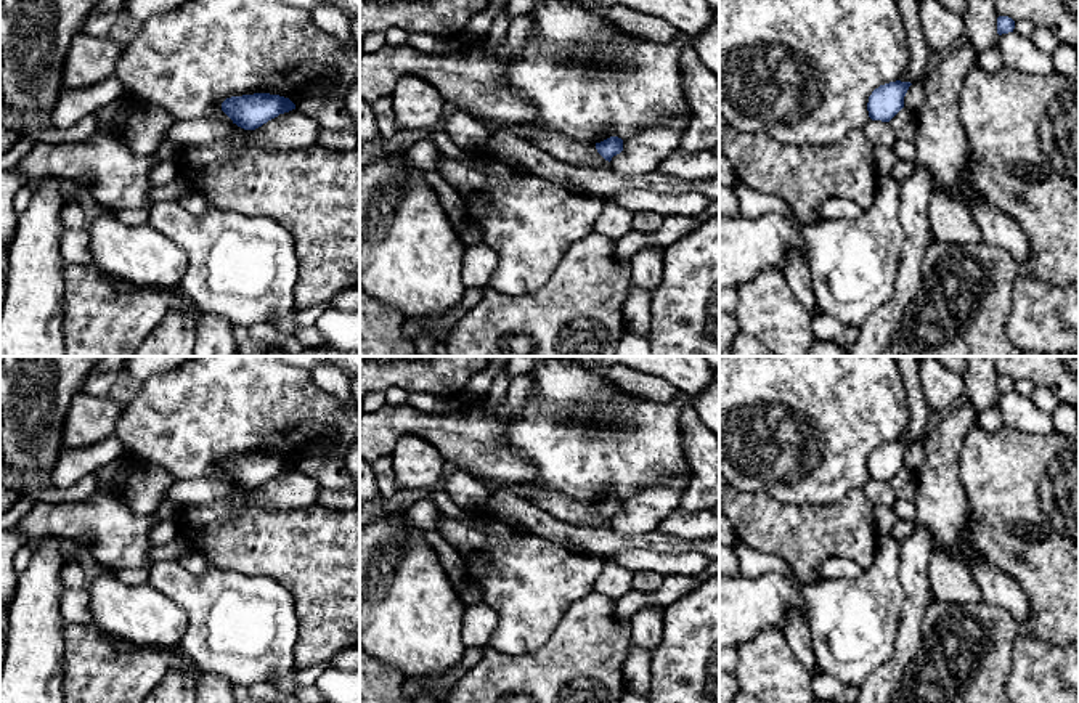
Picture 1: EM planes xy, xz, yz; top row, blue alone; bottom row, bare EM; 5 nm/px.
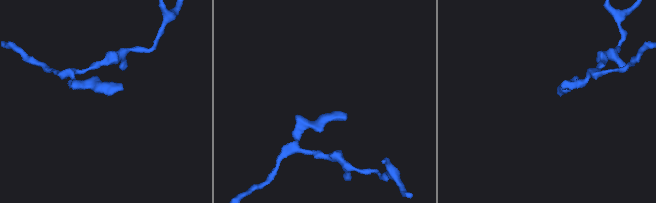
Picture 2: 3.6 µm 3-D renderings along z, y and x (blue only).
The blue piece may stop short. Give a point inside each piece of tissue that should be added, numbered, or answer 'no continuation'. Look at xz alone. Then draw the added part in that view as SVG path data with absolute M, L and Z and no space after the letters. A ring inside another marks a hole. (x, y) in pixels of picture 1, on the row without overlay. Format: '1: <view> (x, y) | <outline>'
no continuation

